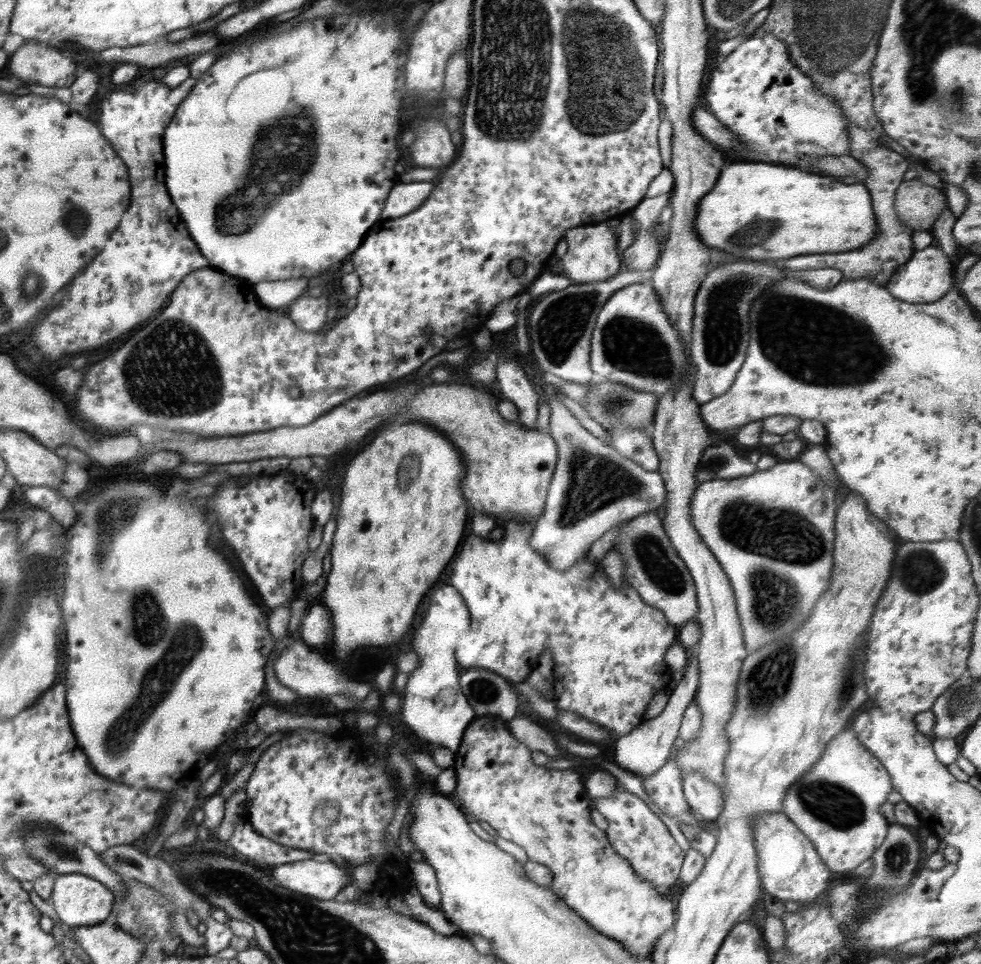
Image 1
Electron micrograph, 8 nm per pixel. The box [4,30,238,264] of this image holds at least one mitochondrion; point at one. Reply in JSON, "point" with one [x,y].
{"point":[75,219]}

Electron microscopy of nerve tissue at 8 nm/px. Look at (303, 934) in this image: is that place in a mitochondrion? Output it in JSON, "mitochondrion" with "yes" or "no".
{"mitochondrion":"yes"}

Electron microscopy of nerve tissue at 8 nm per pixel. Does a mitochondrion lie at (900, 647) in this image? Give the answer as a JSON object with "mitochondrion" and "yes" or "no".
{"mitochondrion":"no"}

